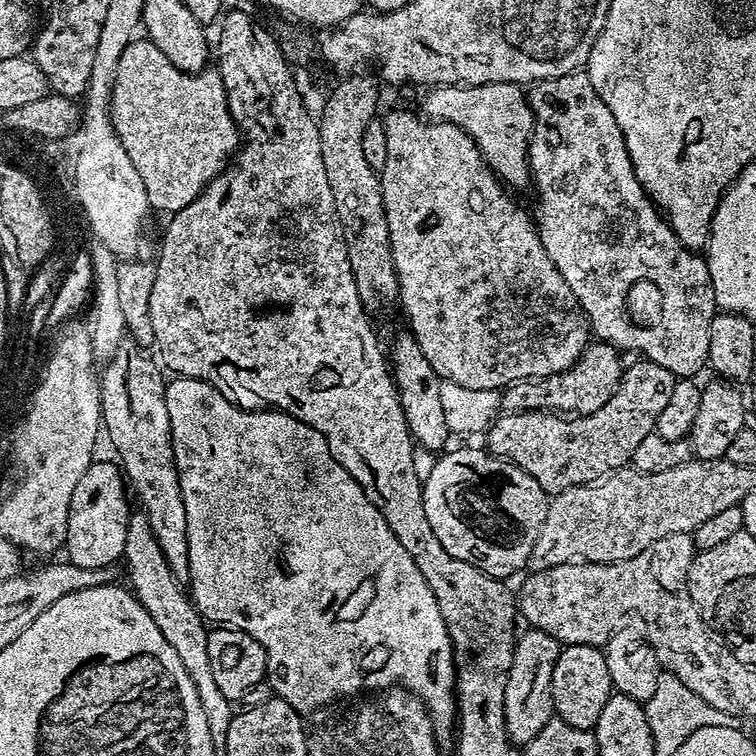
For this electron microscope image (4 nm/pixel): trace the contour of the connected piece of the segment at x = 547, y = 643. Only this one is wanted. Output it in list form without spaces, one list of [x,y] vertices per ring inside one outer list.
[[[529,627],[516,637],[514,654],[506,678],[506,698],[504,699],[504,717],[506,730],[513,745],[523,746],[538,738],[538,732],[554,718],[554,694],[552,693],[552,675],[554,662],[558,662],[561,643],[555,636]]]

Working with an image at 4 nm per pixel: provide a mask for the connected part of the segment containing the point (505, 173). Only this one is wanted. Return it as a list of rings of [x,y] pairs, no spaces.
[[[473,84],[436,86],[424,100],[425,117],[444,120],[465,128],[476,140],[493,172],[509,189],[528,188],[528,139],[532,137],[532,106],[525,89],[518,84]]]

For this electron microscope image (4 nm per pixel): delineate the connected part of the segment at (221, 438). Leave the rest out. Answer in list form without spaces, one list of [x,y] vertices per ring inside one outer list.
[[[189,376],[169,379],[164,389],[166,414],[170,414],[172,427],[174,462],[182,490],[182,506],[186,506],[186,584],[190,589],[192,603],[196,605],[201,616],[213,625],[242,630],[259,642],[262,650],[266,650],[268,659],[268,684],[275,695],[286,701],[296,712],[316,712],[319,708],[334,703],[339,696],[354,695],[359,688],[383,689],[385,686],[403,686],[428,709],[433,725],[441,726],[440,724],[448,724],[451,720],[453,723],[458,711],[454,691],[456,666],[452,663],[450,634],[446,630],[446,622],[442,622],[438,598],[434,598],[434,590],[426,586],[426,578],[422,578],[422,570],[414,566],[414,558],[410,558],[410,554],[406,554],[406,549],[402,547],[402,542],[394,538],[394,530],[386,526],[386,518],[382,518],[374,502],[366,498],[362,486],[358,486],[352,475],[330,454],[330,446],[326,446],[326,438],[318,434],[318,430],[279,410],[247,412],[246,409],[231,404],[227,398],[229,399],[213,384],[207,384],[204,380],[192,380]]]

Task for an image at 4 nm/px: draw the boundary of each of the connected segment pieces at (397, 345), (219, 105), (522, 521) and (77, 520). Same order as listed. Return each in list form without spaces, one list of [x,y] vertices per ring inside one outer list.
[[[403,331],[392,340],[390,371],[396,382],[396,393],[400,395],[402,414],[406,414],[408,432],[421,449],[429,448],[432,454],[436,454],[445,447],[443,444],[450,440],[446,414],[442,410],[442,390],[440,389],[442,381],[438,374],[434,374],[434,366],[426,362],[426,354],[422,354],[422,346],[418,346],[411,331]]]
[[[147,38],[133,39],[118,58],[110,115],[134,170],[138,170],[138,178],[142,178],[142,186],[146,186],[149,207],[165,214],[194,202],[204,187],[224,171],[242,140],[215,67],[194,73],[178,70]]]
[[[456,448],[433,459],[437,460],[422,480],[426,522],[446,554],[507,581],[508,576],[529,567],[550,496],[526,470],[480,448]]]
[[[97,459],[86,470],[86,474],[78,478],[78,486],[74,486],[74,498],[70,498],[66,541],[66,560],[74,566],[106,568],[115,565],[115,560],[117,563],[123,557],[130,515],[129,493],[121,469],[113,464],[108,460]]]

